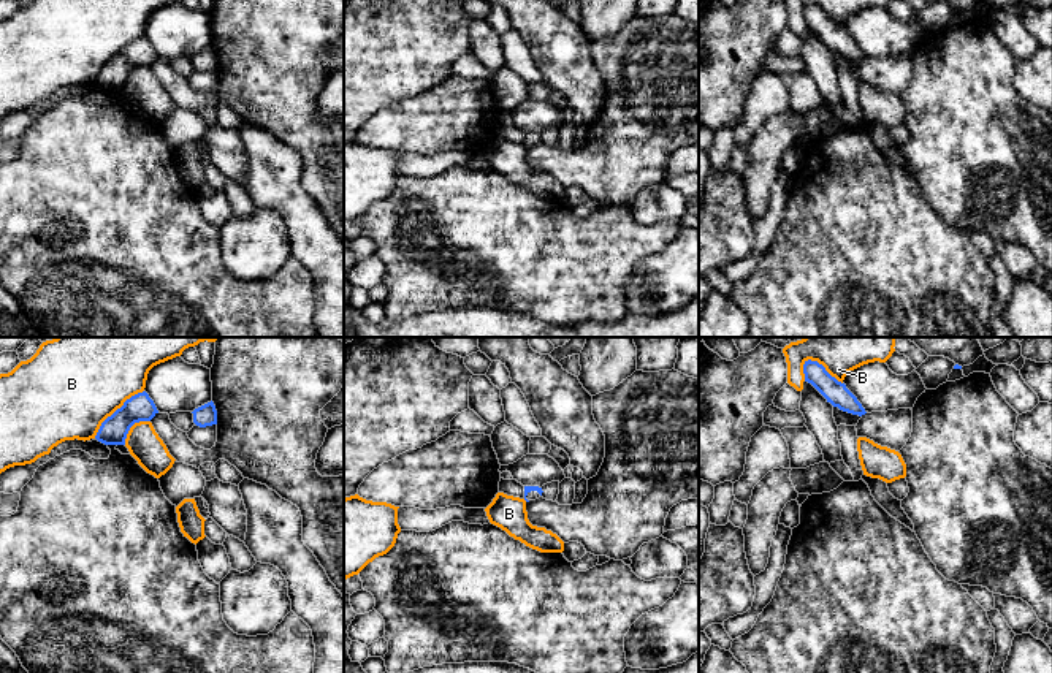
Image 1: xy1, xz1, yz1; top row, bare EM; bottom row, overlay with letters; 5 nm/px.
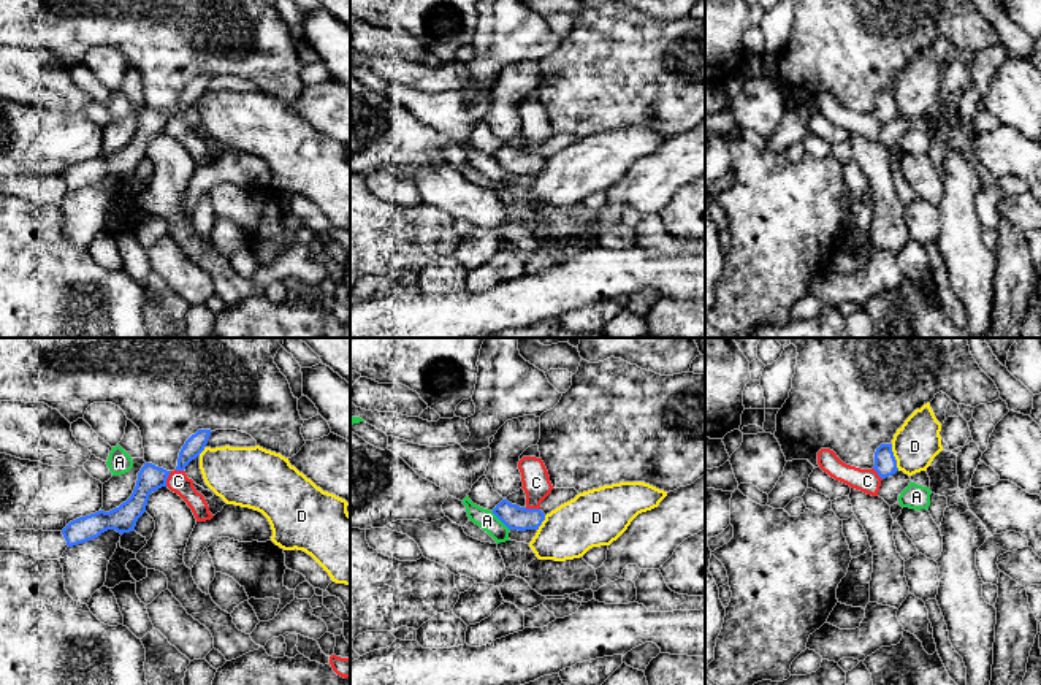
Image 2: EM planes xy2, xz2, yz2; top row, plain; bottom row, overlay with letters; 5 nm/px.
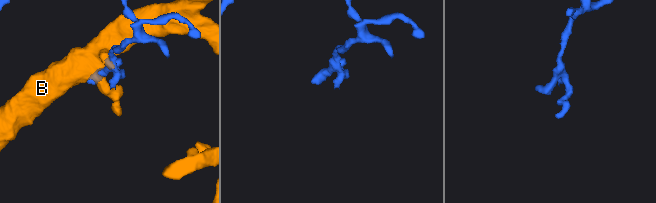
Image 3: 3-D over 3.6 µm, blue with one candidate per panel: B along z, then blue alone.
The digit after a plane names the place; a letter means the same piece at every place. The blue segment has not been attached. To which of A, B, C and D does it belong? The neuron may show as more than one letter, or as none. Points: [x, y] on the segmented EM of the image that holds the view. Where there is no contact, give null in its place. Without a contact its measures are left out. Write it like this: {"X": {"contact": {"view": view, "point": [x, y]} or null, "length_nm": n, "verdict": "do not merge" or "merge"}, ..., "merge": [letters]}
{"A": {"contact": {"view": "xz2", "point": [499, 519]}, "length_nm": 140, "verdict": "do not merge"}, "B": {"contact": {"view": "xy1", "point": [116, 410]}, "length_nm": 360, "verdict": "do not merge"}, "C": {"contact": {"view": "xy2", "point": [167, 478]}, "length_nm": 90, "verdict": "do not merge"}, "D": {"contact": {"view": "yz2", "point": [894, 457]}, "length_nm": 140, "verdict": "do not merge"}, "merge": []}

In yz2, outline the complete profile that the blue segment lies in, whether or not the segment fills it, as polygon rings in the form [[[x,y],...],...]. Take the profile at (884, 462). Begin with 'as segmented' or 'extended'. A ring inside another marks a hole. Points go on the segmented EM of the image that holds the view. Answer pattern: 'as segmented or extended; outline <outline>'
as segmented; outline [[[881,444],[875,452],[875,466],[881,479],[886,479],[898,471],[897,460],[892,452],[892,444]]]

